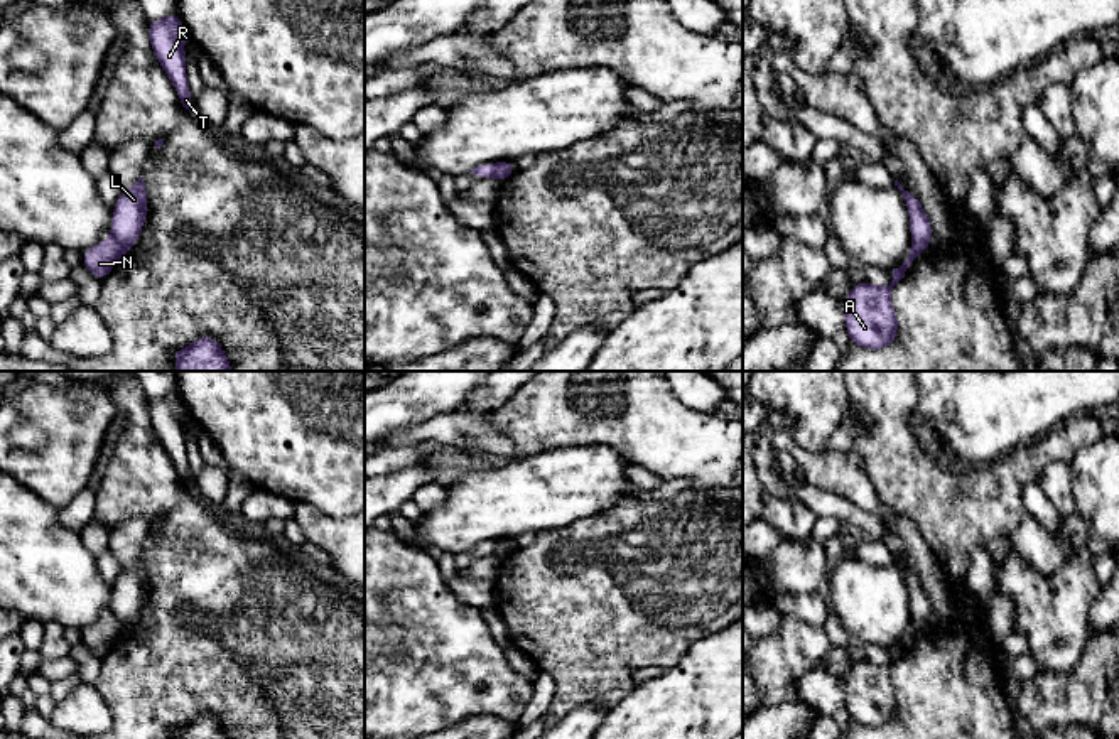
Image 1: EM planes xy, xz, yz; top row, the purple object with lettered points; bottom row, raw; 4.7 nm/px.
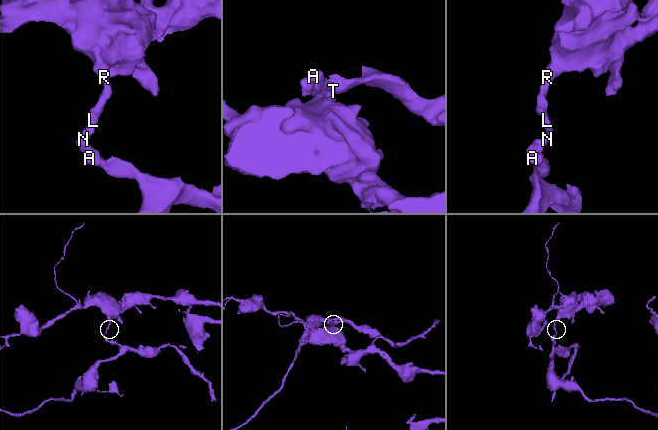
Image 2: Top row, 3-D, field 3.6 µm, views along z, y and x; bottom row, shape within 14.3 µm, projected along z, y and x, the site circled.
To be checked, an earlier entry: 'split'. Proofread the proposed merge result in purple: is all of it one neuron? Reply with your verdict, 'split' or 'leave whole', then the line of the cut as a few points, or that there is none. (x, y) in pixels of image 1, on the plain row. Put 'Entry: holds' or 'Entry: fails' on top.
Entry: holds
split; cut in xz along (495, 542), (491, 554)

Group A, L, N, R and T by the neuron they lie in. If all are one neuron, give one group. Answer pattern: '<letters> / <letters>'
A N / L R T

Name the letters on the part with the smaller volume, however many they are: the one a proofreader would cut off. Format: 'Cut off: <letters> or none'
Cut off: A, N

